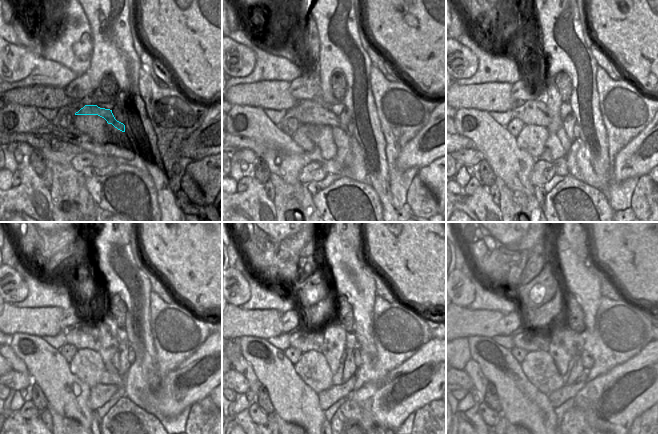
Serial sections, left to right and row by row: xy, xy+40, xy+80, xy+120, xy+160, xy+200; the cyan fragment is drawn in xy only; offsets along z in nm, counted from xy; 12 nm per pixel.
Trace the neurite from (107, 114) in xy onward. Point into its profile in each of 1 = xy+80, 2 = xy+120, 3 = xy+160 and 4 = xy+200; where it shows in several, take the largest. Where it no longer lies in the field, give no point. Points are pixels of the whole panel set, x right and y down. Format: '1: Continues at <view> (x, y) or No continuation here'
1: Continues at xy+80 (536, 112)
2: Continues at xy+120 (82, 337)
3: Continues at xy+160 (305, 341)
4: Continues at xy+200 (525, 340).

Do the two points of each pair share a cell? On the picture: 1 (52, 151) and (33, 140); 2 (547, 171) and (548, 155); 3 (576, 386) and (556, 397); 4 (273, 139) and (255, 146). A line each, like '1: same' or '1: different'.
1: same
2: different
3: same
4: different

